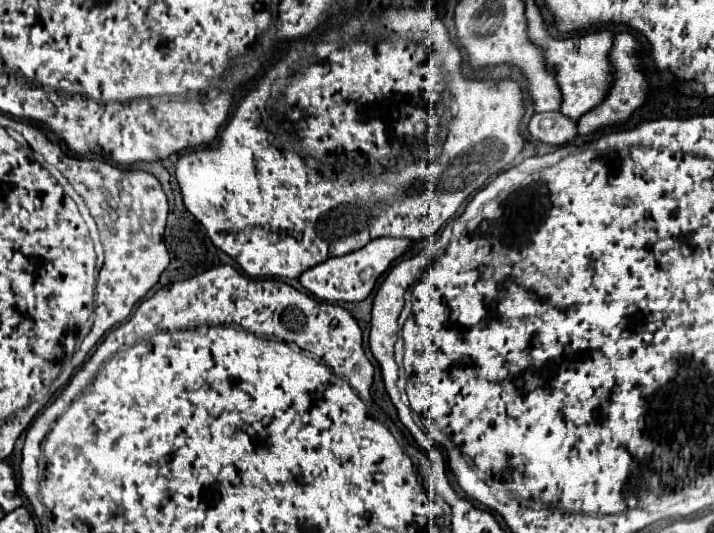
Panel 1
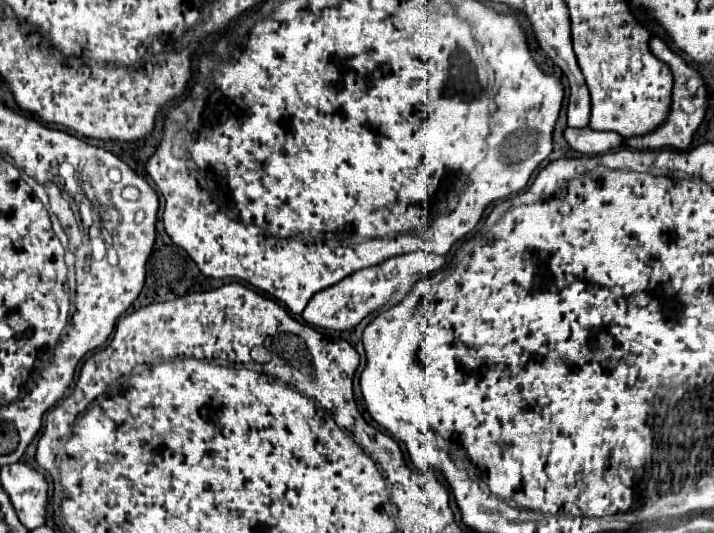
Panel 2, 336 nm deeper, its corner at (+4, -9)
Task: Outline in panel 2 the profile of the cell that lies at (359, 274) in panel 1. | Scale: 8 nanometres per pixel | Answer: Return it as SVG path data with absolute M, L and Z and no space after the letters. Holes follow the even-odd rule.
M414 251L414 253L392 257L392 259L384 261L382 265L352 273L350 277L342 279L338 285L334 285L330 289L324 289L322 293L316 293L310 299L310 303L306 305L306 309L302 313L302 319L312 327L322 327L322 329L330 329L330 331L354 329L366 315L384 307L390 301L390 297L394 295L394 291L398 291L398 287L404 281L414 281L416 283L418 279L430 277L432 273L440 271L444 263L446 263L444 257L428 253L428 251Z

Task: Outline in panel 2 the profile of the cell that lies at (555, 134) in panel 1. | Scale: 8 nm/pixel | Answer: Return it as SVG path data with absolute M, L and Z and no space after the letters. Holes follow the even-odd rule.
M568 127L564 137L574 151L584 153L584 155L602 155L602 153L620 149L626 143L626 137L622 137L618 133L594 131L590 127L584 127L584 129L570 129Z

